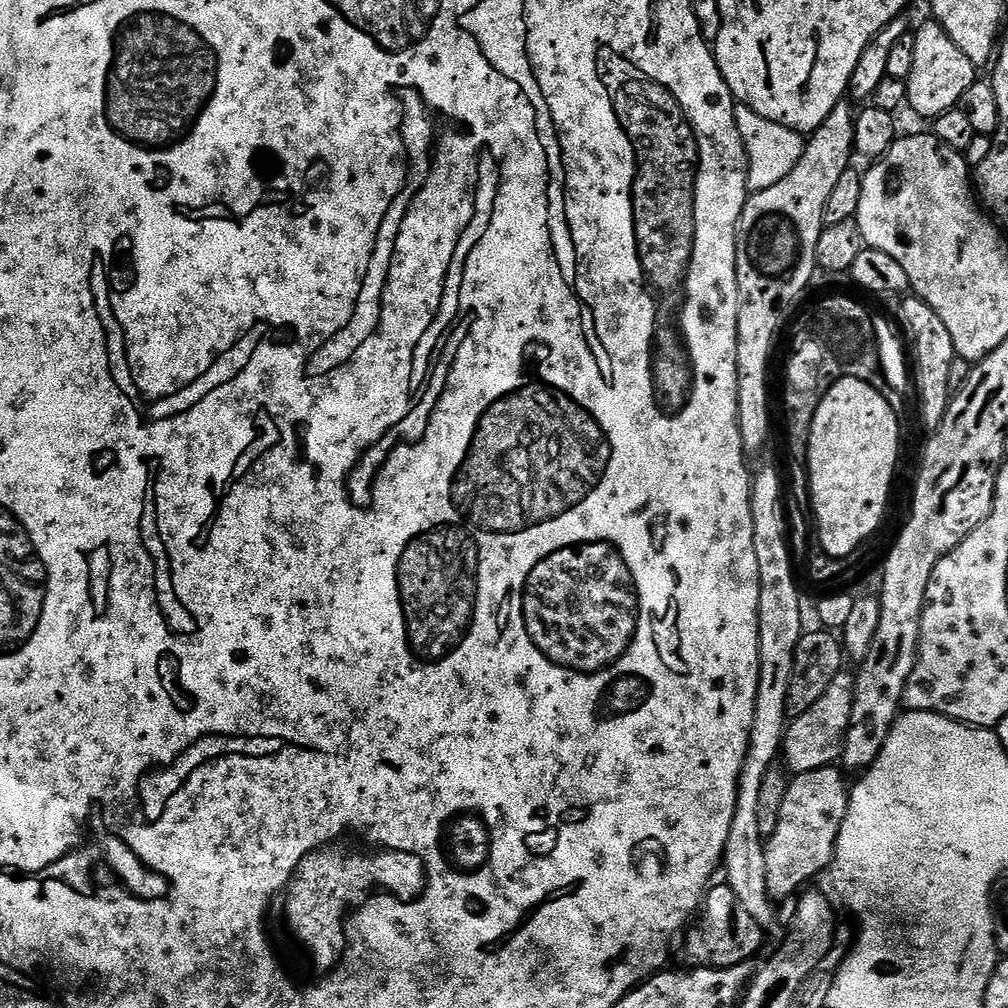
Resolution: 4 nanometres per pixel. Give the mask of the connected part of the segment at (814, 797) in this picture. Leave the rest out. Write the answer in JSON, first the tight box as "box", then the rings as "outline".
{"box":[764,766,850,901],"outline":[[[829,766],[802,772],[789,779],[786,802],[782,802],[782,810],[778,814],[778,826],[774,830],[774,834],[767,837],[764,846],[768,895],[777,901],[784,900],[787,896],[795,897],[801,889],[808,886],[803,886],[803,884],[810,883],[823,868],[825,871],[831,865],[836,854],[838,834],[842,830],[842,822],[846,818],[850,795],[850,784],[849,781],[844,781],[843,774],[845,775],[839,767]]]}

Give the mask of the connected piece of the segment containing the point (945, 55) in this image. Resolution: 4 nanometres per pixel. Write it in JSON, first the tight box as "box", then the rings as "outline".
{"box":[906,18,978,118],"outline":[[[928,18],[928,21],[914,32],[914,70],[910,70],[906,81],[907,107],[909,109],[912,107],[920,116],[929,116],[929,118],[941,116],[959,105],[962,94],[966,94],[966,90],[970,90],[970,86],[976,83],[978,79],[976,72],[978,72],[977,65],[972,64],[970,58],[966,58],[966,54],[962,54],[962,50],[954,46],[954,42],[950,42],[950,34],[946,34],[946,30],[942,30],[942,26],[936,23],[935,19]]]}

